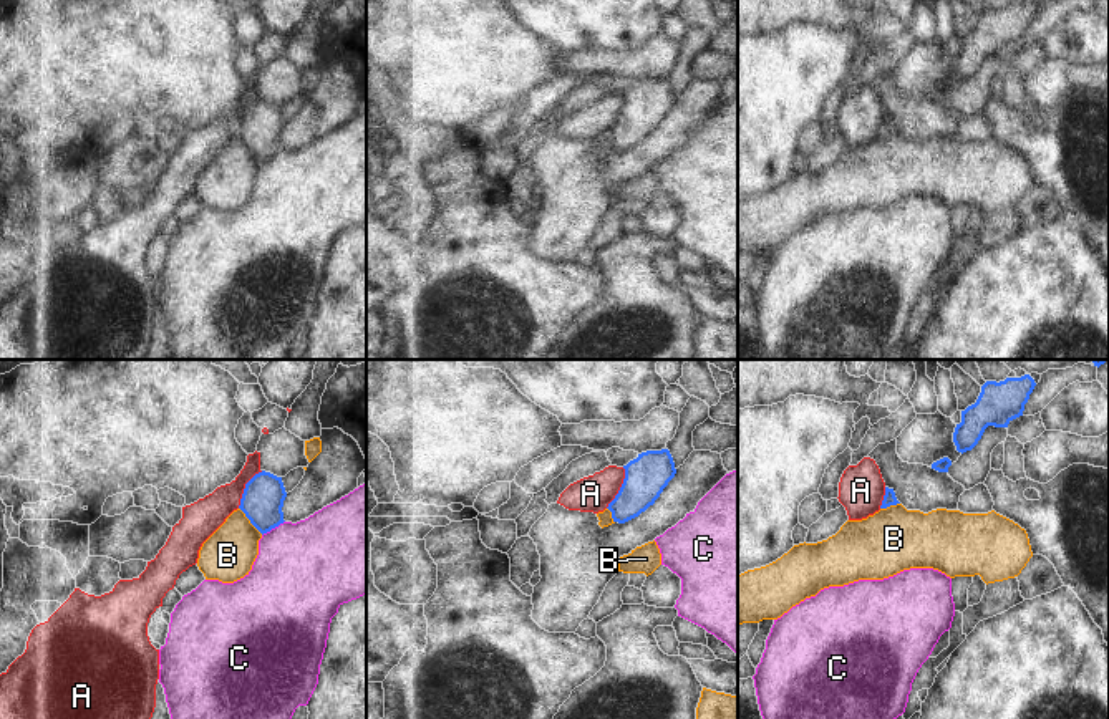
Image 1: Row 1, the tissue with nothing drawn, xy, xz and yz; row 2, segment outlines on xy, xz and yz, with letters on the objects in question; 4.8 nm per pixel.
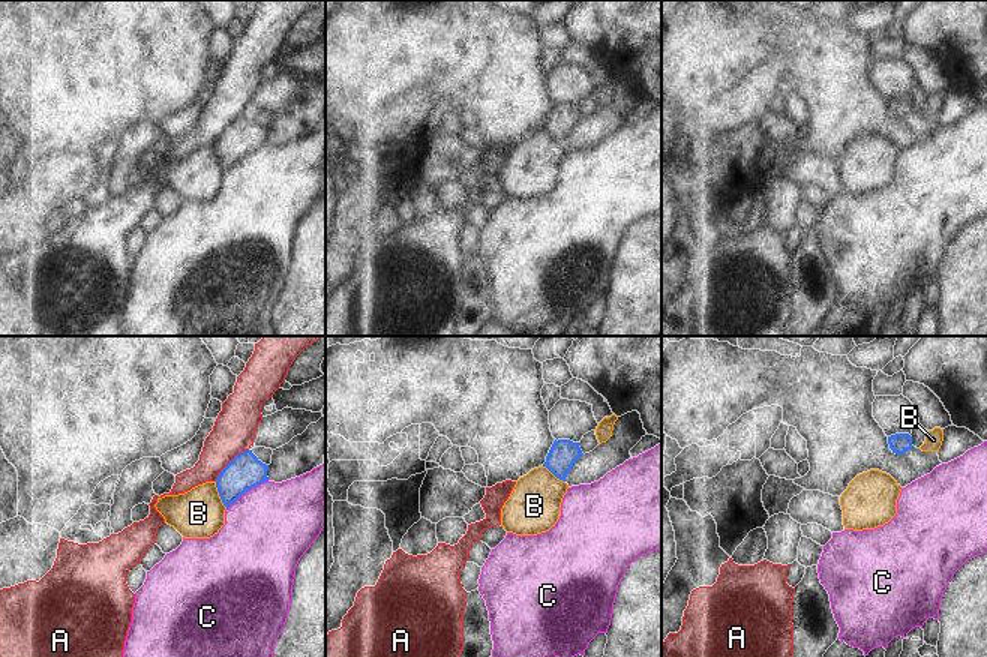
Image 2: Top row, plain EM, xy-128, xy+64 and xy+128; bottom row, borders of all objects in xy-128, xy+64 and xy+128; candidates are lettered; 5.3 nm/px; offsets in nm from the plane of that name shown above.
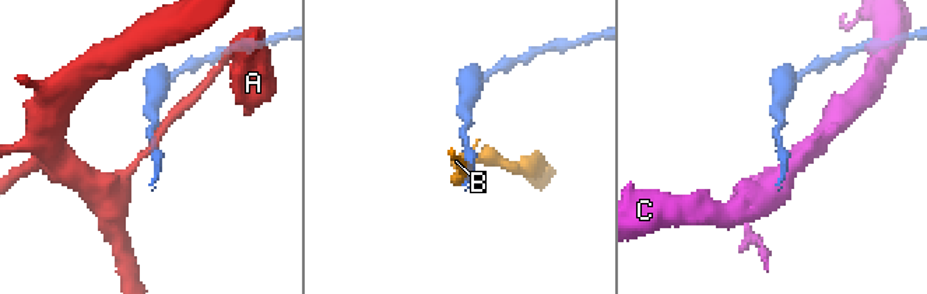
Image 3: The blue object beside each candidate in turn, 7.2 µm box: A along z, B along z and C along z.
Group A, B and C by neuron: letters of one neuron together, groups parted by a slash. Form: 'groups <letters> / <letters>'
groups A / B / C

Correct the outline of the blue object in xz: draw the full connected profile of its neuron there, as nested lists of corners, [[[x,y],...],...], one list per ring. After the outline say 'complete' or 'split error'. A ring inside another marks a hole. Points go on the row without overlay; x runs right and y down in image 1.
[[[668,78],[647,80],[630,89],[623,113],[608,133],[613,151],[625,152],[645,141],[660,126],[676,98]]] | complete

